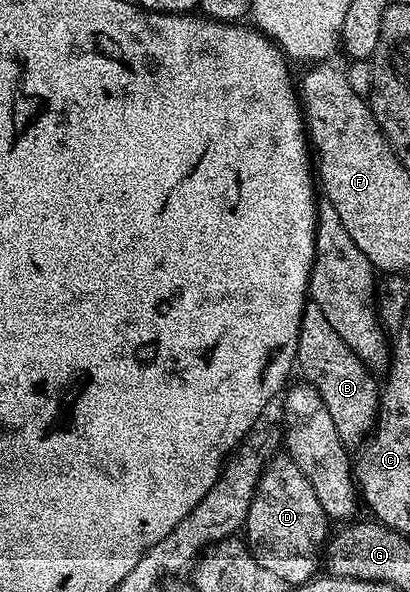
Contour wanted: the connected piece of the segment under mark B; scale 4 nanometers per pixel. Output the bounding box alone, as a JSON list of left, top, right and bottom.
[295,306,381,448]

